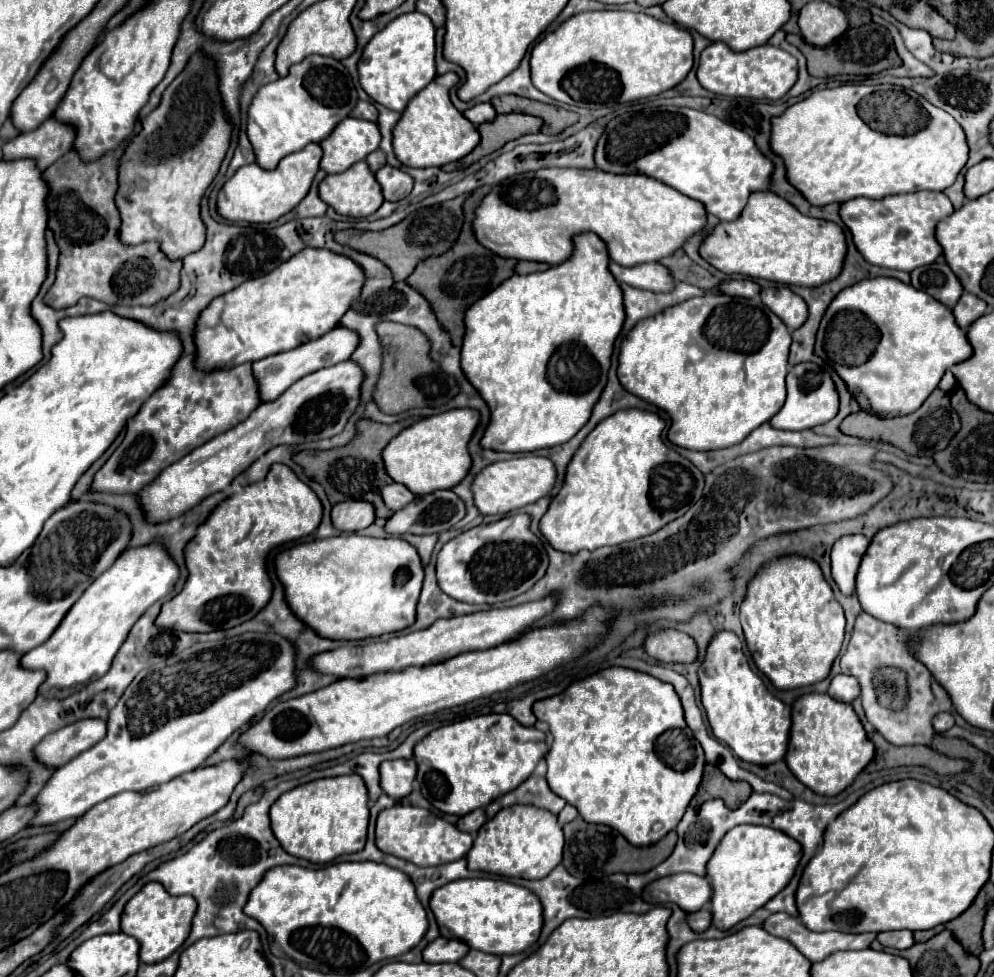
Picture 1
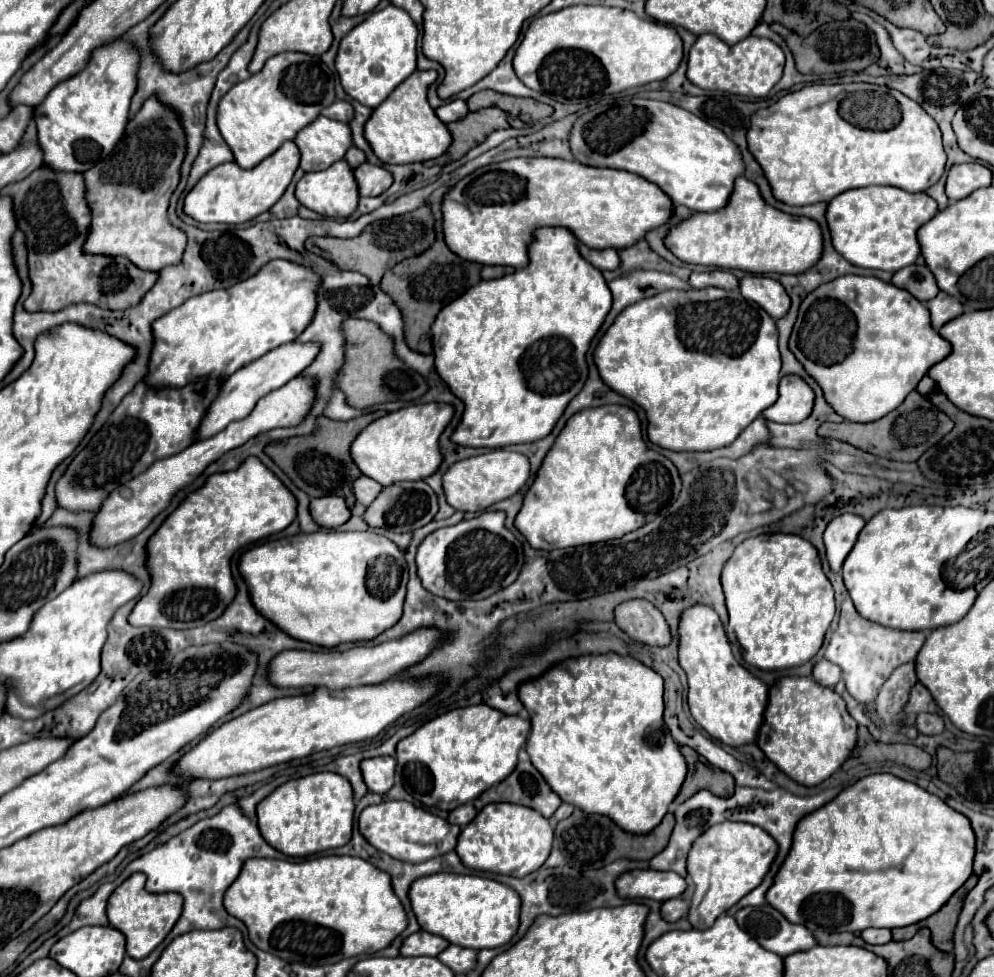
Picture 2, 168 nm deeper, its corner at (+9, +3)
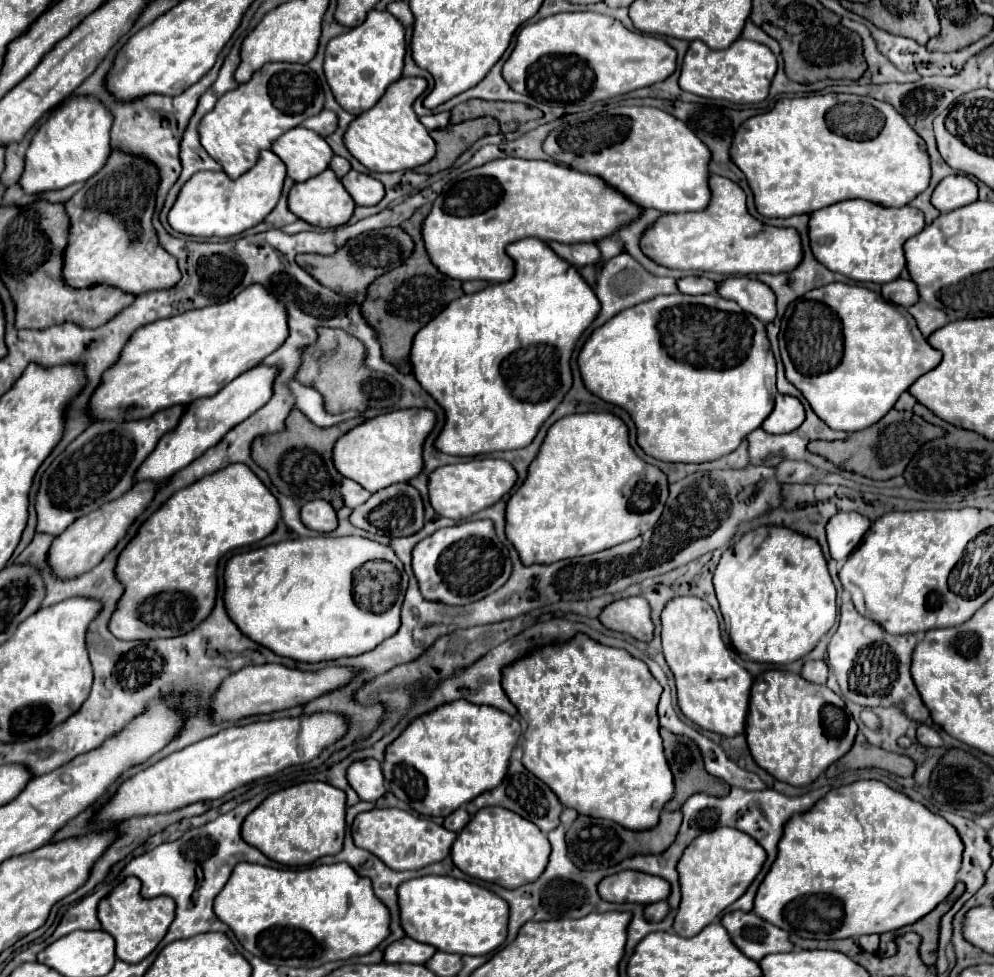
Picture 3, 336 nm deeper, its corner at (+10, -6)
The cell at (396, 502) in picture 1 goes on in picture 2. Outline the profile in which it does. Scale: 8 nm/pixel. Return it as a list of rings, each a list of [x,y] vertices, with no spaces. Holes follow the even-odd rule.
[[[361,475],[359,479],[355,479],[355,483],[353,483],[355,499],[359,503],[363,503],[363,505],[369,505],[375,499],[375,495],[379,495],[379,491],[381,491],[381,485],[373,481],[373,479],[365,477],[365,475]]]

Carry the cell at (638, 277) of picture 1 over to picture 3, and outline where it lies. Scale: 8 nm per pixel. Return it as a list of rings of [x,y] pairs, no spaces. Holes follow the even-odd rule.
[[[552,242],[552,248],[556,248],[556,254],[562,256],[566,262],[570,262],[576,268],[588,266],[588,264],[600,264],[600,250],[596,244],[558,244]]]

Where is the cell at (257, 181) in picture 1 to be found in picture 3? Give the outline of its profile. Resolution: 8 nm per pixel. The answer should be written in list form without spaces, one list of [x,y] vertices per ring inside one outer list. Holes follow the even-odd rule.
[[[264,150],[260,154],[258,164],[250,168],[246,174],[242,174],[238,180],[228,178],[226,172],[198,172],[182,186],[168,214],[168,222],[176,232],[188,236],[200,238],[236,236],[260,224],[272,212],[272,208],[280,200],[284,178],[286,166],[278,160],[278,156],[272,150]]]

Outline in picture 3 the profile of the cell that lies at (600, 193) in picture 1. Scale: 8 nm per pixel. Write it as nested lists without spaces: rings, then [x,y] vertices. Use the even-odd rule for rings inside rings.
[[[502,158],[462,172],[452,182],[448,182],[448,188],[444,186],[440,200],[434,200],[432,210],[424,220],[422,234],[430,260],[446,276],[452,276],[456,280],[508,282],[514,276],[514,260],[510,260],[506,254],[508,244],[528,236],[538,236],[540,240],[556,240],[562,244],[598,242],[606,236],[616,234],[620,228],[628,226],[640,216],[642,206],[628,202],[626,196],[616,192],[616,188],[610,188],[598,176],[572,170],[556,162]]]

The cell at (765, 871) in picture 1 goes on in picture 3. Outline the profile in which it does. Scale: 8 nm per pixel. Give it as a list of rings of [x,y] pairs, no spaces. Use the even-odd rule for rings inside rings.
[[[718,828],[698,836],[698,840],[686,848],[682,860],[678,862],[682,902],[674,918],[674,932],[684,938],[702,932],[702,928],[712,924],[720,912],[724,912],[748,890],[748,886],[760,874],[764,862],[764,848],[736,828]]]

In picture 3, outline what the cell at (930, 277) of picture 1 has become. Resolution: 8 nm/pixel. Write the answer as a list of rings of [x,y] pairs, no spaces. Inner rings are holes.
[[[898,278],[898,280],[892,280],[890,284],[882,284],[882,296],[884,296],[884,300],[906,306],[906,308],[910,308],[912,304],[916,304],[920,300],[916,284],[906,278]]]

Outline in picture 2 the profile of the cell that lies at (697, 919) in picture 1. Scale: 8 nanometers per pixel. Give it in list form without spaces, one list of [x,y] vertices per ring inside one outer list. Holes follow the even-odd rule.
[[[681,897],[667,899],[661,903],[661,915],[667,921],[677,921],[687,913],[687,907],[689,907],[689,903],[685,903]]]

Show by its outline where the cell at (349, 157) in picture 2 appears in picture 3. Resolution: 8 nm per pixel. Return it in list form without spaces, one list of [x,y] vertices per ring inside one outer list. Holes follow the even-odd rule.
[[[334,156],[334,160],[332,160],[330,168],[336,172],[336,176],[338,176],[338,178],[342,178],[346,172],[350,172],[350,170],[352,170],[350,162],[348,162],[346,158],[340,158],[340,156]]]

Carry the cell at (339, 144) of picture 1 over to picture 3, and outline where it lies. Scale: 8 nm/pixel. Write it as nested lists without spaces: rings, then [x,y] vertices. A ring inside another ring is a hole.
[[[302,126],[280,136],[274,142],[272,152],[282,158],[288,168],[288,176],[294,182],[306,182],[308,178],[322,174],[334,156],[334,152],[330,152],[330,144],[326,144],[322,136]]]

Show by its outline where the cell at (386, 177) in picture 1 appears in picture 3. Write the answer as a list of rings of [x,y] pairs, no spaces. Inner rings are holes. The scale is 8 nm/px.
[[[350,170],[344,178],[342,178],[344,188],[348,190],[348,194],[354,198],[354,202],[358,206],[374,206],[384,198],[384,188],[382,182],[378,182],[376,178]]]

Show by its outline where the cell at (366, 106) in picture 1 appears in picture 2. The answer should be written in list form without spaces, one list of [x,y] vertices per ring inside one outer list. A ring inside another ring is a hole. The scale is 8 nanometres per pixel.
[[[335,101],[335,103],[331,103],[327,109],[323,109],[321,115],[329,117],[329,119],[335,119],[335,121],[349,123],[351,111],[353,111],[353,107],[351,107],[347,101]]]

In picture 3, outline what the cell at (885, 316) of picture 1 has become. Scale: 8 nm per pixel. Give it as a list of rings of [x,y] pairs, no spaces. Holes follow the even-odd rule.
[[[836,282],[808,292],[802,298],[802,308],[796,312],[788,330],[788,352],[782,354],[786,378],[804,394],[812,410],[832,430],[858,432],[876,424],[888,414],[888,410],[894,408],[902,392],[906,392],[922,374],[936,368],[942,360],[942,352],[934,350],[922,332],[918,332],[916,320],[910,312],[906,312],[906,308],[884,302],[876,296],[876,292],[862,286]]]

